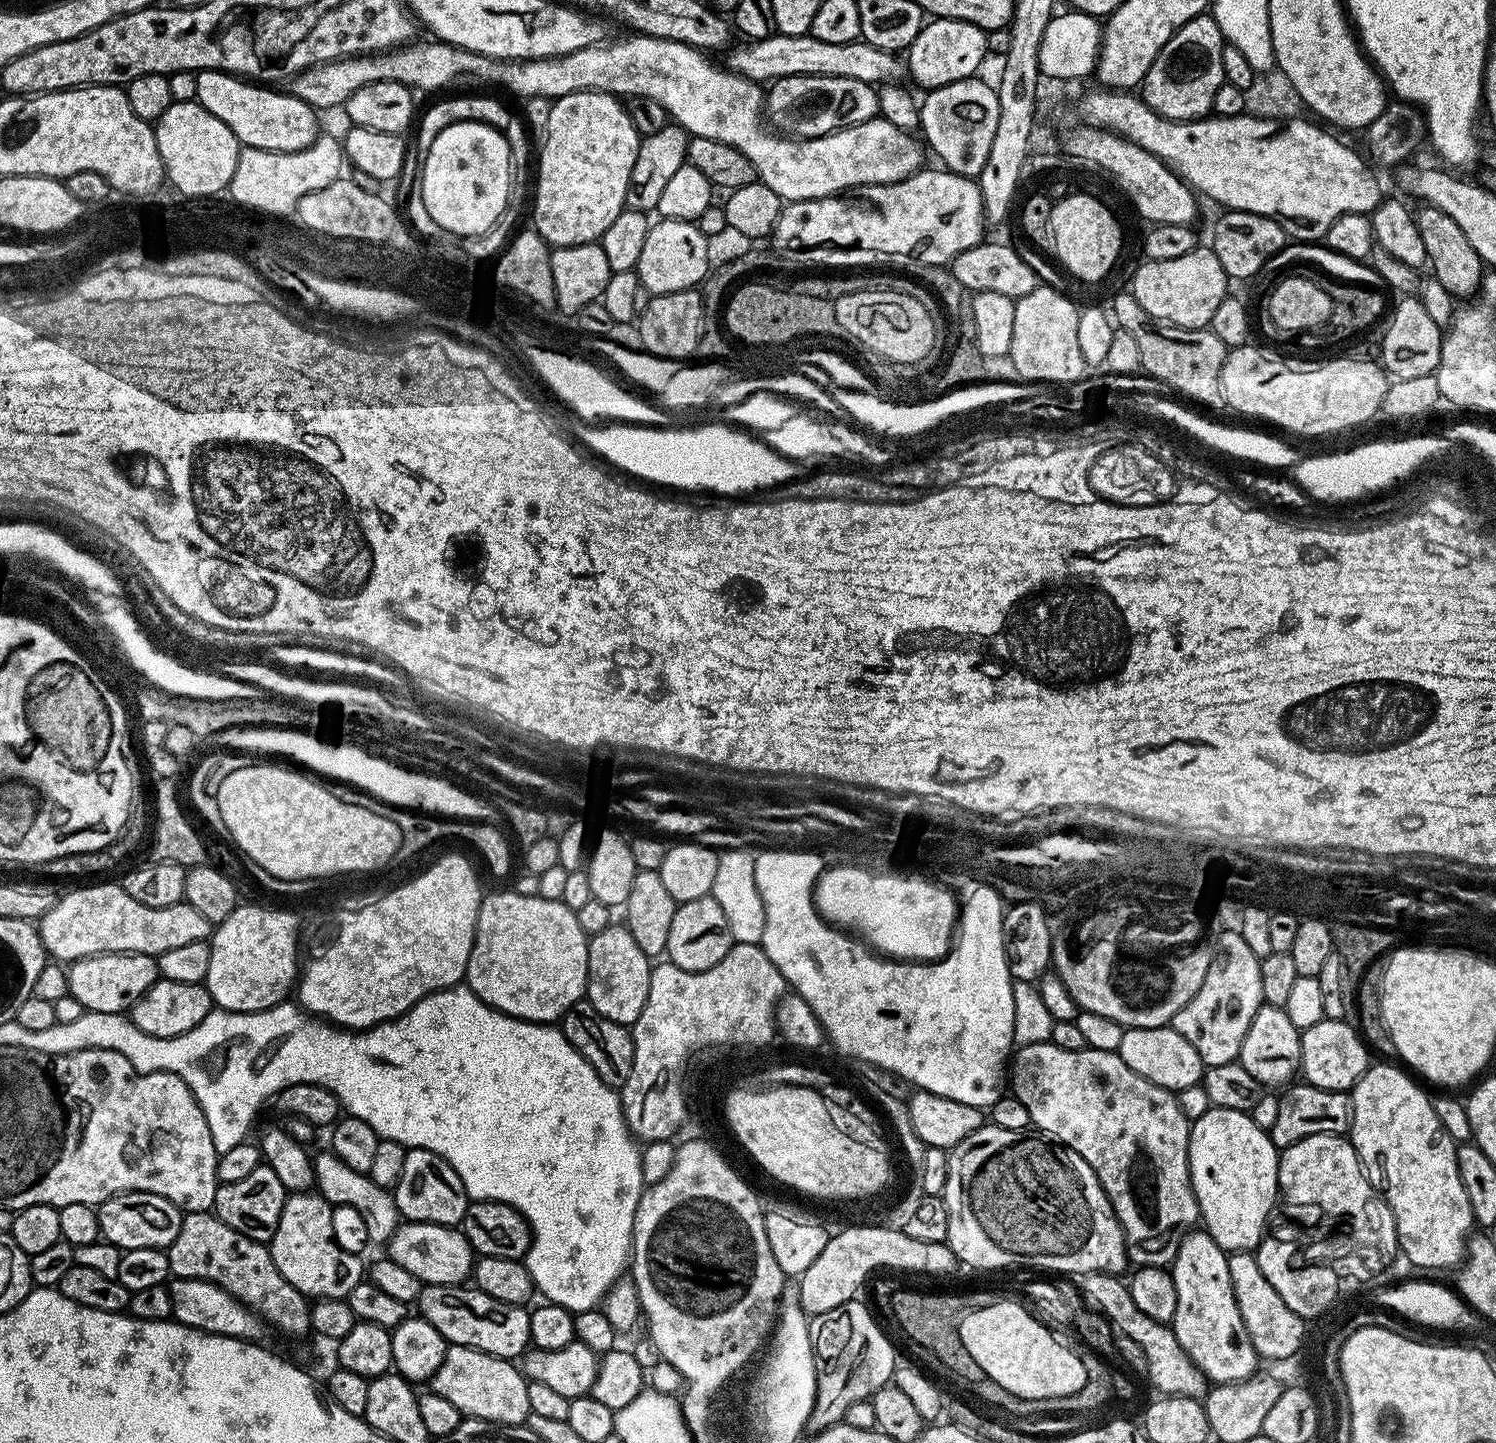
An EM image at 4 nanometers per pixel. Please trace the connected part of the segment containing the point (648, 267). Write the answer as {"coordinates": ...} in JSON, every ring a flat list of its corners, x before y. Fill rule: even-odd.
{"coordinates":[[657,219,649,227,646,242,642,246,642,254,638,257,635,273,640,284,652,296,674,294,678,290,696,288,703,285,709,271,708,244,709,237,702,234,702,230,690,220]]}

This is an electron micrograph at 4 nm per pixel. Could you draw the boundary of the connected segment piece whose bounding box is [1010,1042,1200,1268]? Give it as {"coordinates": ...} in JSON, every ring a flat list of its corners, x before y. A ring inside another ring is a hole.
{"coordinates":[[1050,1042,1015,1049,1010,1060,1010,1092,1030,1110,1032,1124,1045,1137,1065,1144,1086,1158,1122,1226,1129,1261,1142,1268,1171,1265,1180,1250,1180,1237,1195,1225,1192,1223,1200,1220,1188,1165,1190,1122,1178,1106,1176,1093,1154,1086,1154,1082,1142,1078,1142,1074,1134,1074,1134,1070,1122,1062,1119,1052,1090,1047,1062,1050]]}

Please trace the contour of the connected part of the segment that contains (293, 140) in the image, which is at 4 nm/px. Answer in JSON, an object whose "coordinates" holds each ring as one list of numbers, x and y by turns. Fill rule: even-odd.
{"coordinates":[[197,72,196,81,198,94,195,103,210,110,214,118,226,122,243,147,271,152,297,152,315,142,318,135,317,109,287,91,275,92,272,89,275,87,249,82,231,72]]}

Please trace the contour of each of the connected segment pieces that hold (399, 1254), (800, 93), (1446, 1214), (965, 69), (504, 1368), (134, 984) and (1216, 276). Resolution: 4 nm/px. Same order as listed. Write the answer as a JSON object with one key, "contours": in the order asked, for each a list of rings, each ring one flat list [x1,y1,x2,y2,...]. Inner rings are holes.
{"contours":[[[404,1222,386,1242,387,1259,398,1262,410,1270,414,1278,425,1284,463,1285,471,1277,474,1267,474,1253,470,1242,459,1227,426,1222]],[[784,76,775,81,766,92,766,120,767,112,769,120,767,123,777,133,787,134,792,138,825,136,852,124,875,120,879,110,877,89,854,78]],[[1392,1062,1380,1063,1384,1064,1369,1066,1350,1090,1352,1145,1372,1187,1383,1195,1394,1214,1402,1256,1416,1268,1455,1269,1463,1261,1469,1237,1474,1232,1470,1198,1466,1198,1466,1186,1462,1186,1462,1178,1458,1174,1457,1141,1444,1129,1442,1122,1438,1122,1438,1114,1432,1105,1433,1097,1427,1096,1407,1076,1409,1073,1403,1067,1395,1068]],[[932,18,921,28,918,38,906,50,906,72,913,76,924,90,941,88,959,80,975,77,983,62,989,55,987,46,988,33,970,22,942,20]],[[457,1344,448,1347,446,1358,442,1358,442,1366,438,1366,430,1381,431,1391,442,1394,442,1398,458,1406,465,1417,513,1426,523,1425,527,1421,530,1412,527,1385,523,1371,513,1361]],[[103,952,101,956,71,961,66,968,68,995,78,998,85,1010,102,1014,127,1013,159,976,157,957,133,952]],[[1197,246,1190,254,1182,254,1182,258,1170,258,1170,262,1149,260,1141,265,1132,276,1130,290,1146,314,1165,324,1177,324,1180,328,1207,328,1214,318,1214,310,1218,310,1218,302,1222,302,1230,292,1230,277,1222,270,1222,262,1218,262,1208,246]]]}

